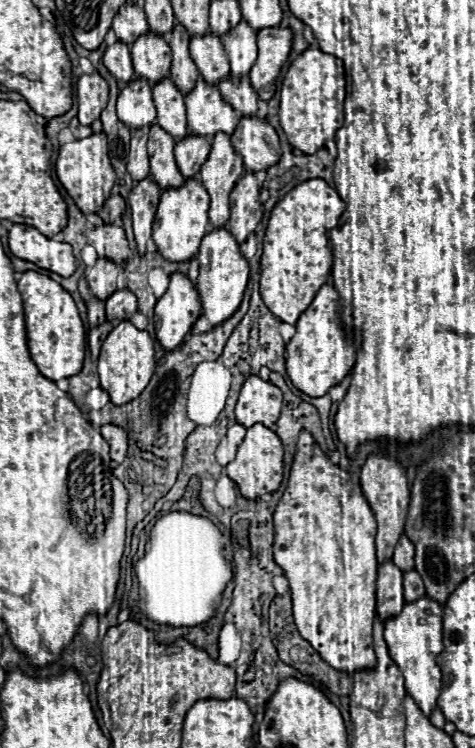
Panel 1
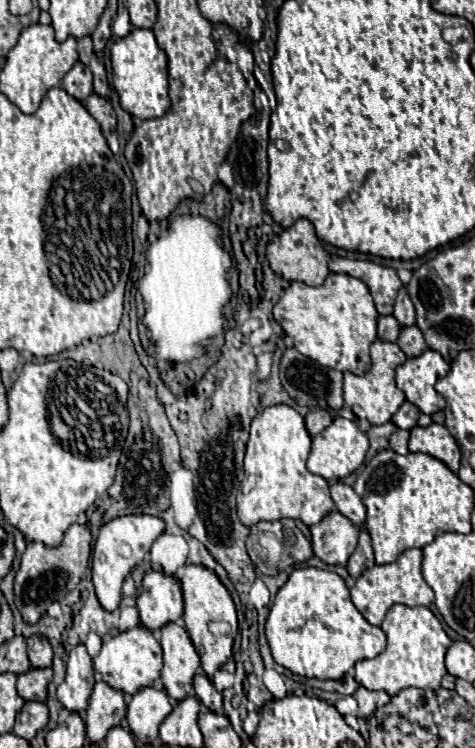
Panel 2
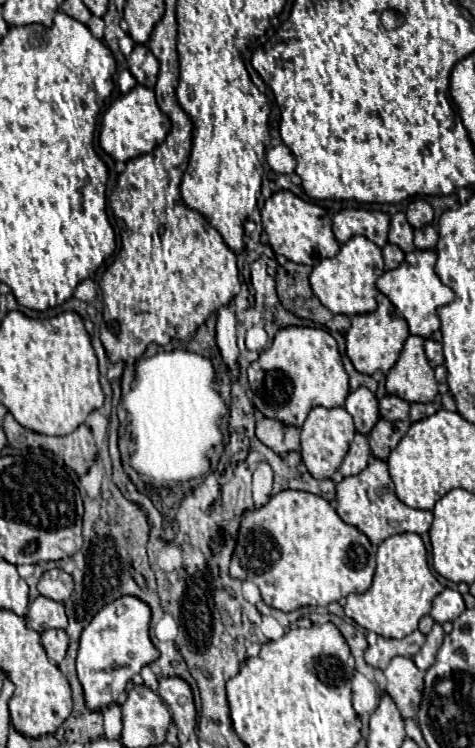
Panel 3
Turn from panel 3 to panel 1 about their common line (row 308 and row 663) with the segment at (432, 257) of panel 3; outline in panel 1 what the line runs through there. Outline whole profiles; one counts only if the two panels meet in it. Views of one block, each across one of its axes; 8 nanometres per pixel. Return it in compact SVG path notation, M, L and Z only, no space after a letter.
M430 596L404 602L402 612L386 622L384 640L388 644L392 660L404 674L408 694L418 702L422 712L430 716L442 690L442 670L436 664L436 654L442 652L442 606Z

